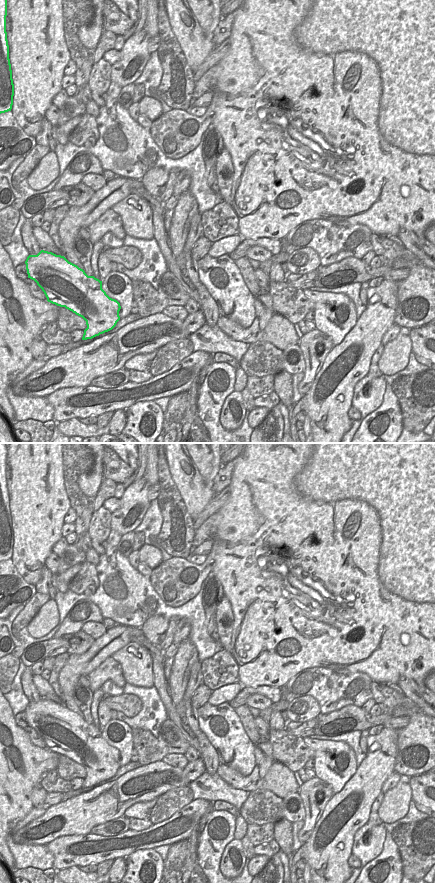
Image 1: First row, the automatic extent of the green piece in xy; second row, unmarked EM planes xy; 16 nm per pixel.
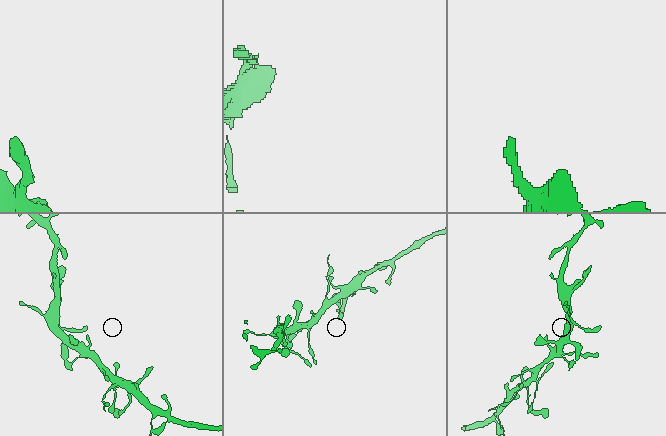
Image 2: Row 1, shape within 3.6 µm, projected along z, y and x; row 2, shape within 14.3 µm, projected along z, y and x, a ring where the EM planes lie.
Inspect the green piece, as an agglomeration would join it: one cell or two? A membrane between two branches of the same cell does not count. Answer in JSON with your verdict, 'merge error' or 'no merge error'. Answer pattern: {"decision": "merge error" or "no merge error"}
{"decision": "no merge error"}

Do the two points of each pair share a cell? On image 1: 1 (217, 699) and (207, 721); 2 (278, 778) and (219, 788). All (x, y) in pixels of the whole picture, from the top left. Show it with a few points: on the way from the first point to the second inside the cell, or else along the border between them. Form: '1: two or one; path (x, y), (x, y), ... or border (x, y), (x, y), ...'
1: two; border (207, 702), (213, 705), (228, 703)
2: two; border (217, 772), (231, 786), (249, 792)

